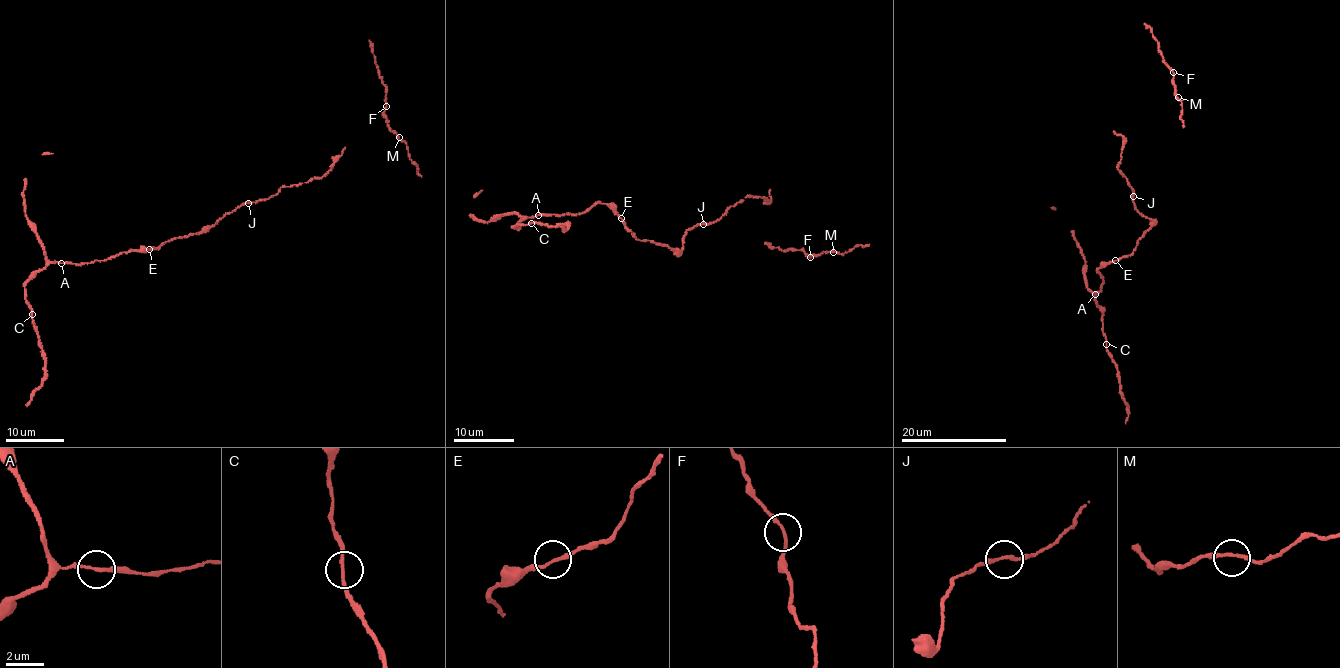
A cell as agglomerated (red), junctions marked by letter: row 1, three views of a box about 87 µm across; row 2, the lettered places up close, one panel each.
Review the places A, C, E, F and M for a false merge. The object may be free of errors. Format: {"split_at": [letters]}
{"split_at": []}

